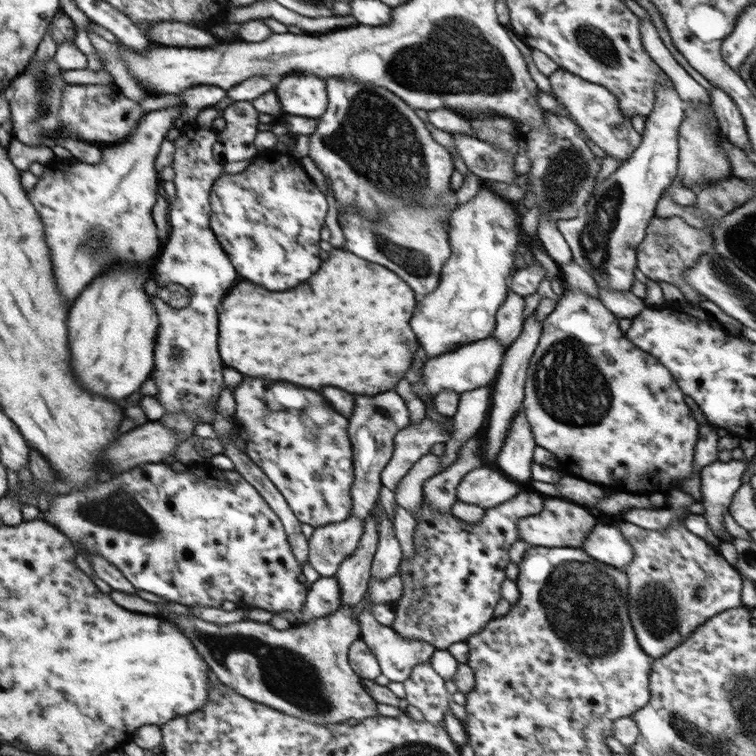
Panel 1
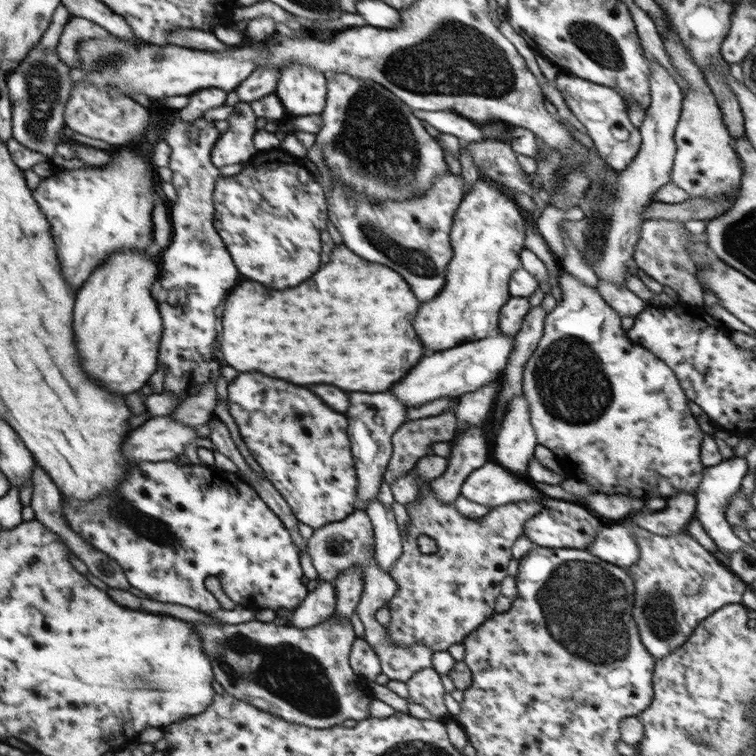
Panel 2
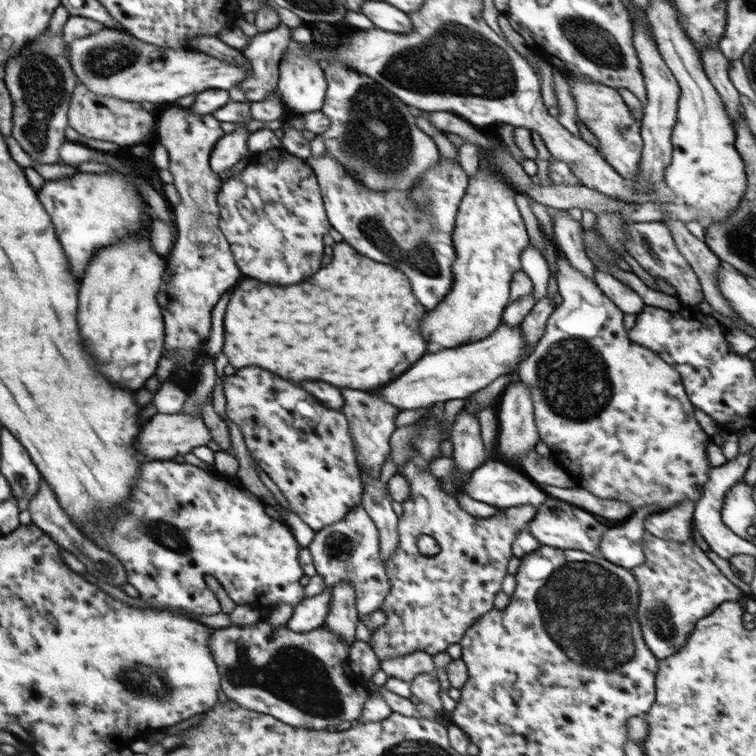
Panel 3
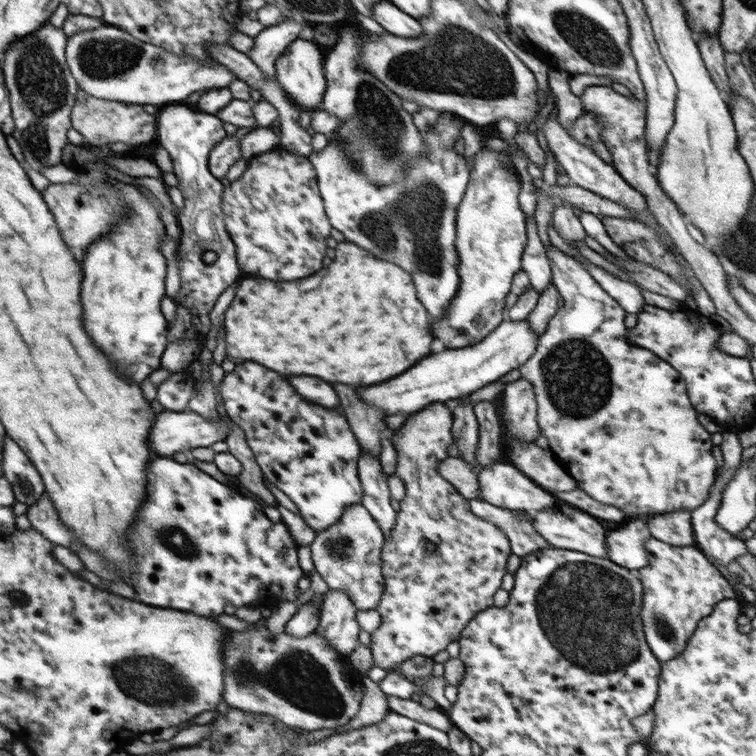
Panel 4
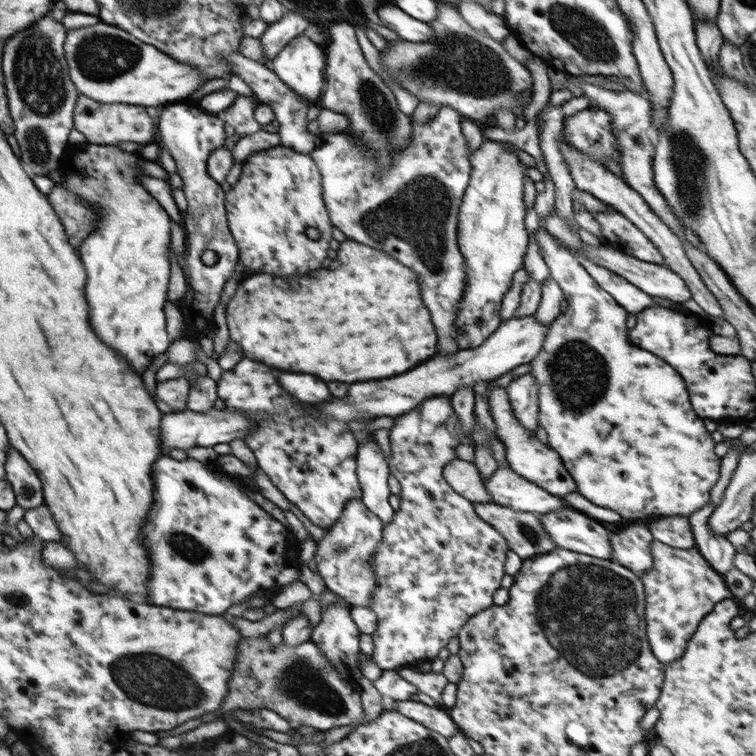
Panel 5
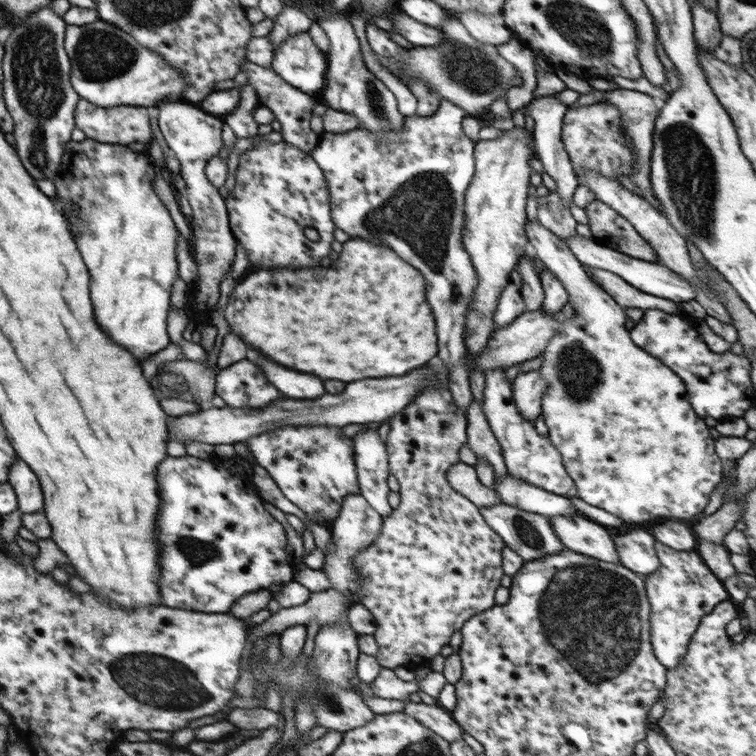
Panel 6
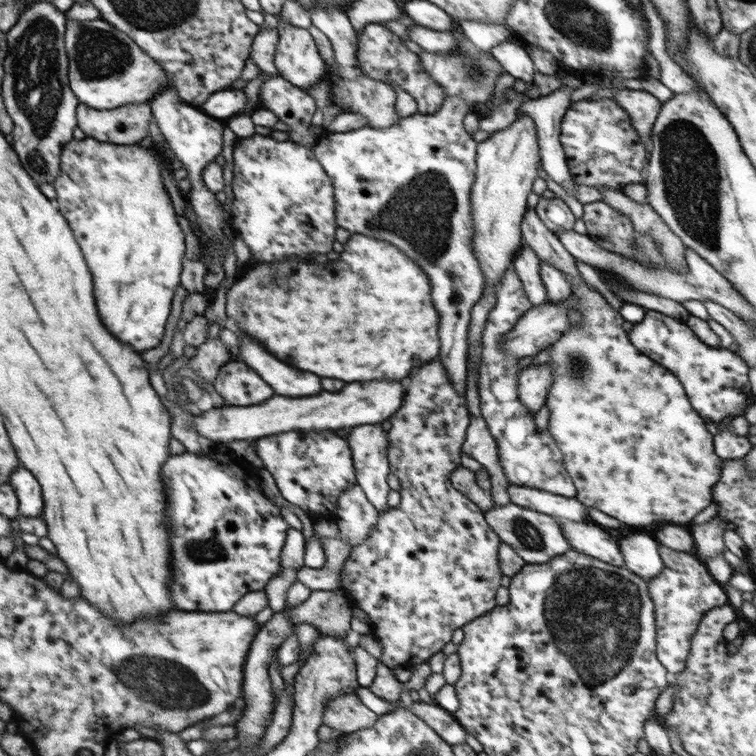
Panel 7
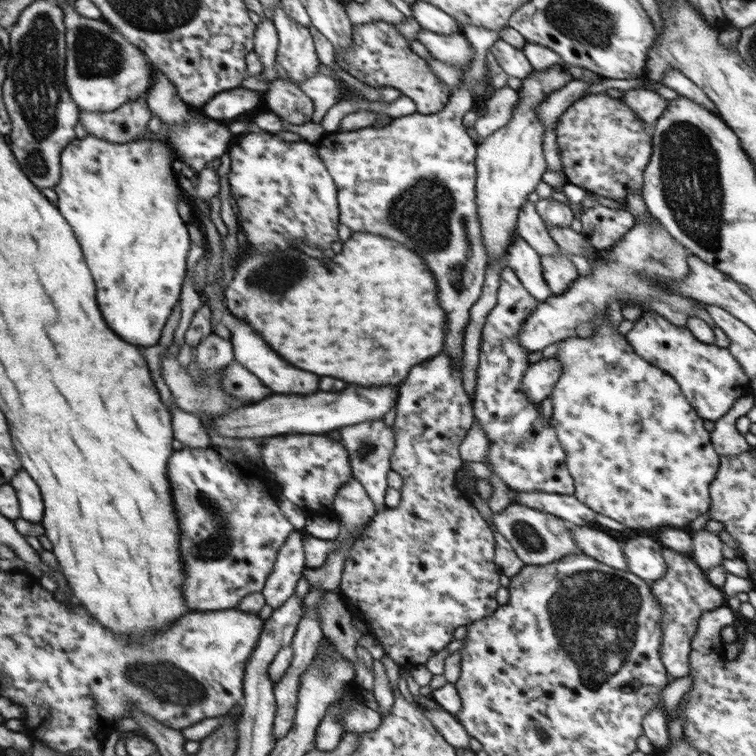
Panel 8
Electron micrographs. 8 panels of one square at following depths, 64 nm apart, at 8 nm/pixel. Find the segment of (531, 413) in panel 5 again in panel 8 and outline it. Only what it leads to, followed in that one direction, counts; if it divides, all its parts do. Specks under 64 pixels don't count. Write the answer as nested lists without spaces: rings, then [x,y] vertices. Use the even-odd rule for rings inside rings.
[[[556,356],[541,359],[529,366],[522,377],[522,386],[527,398],[534,404],[540,404],[549,397],[562,372],[562,363]]]

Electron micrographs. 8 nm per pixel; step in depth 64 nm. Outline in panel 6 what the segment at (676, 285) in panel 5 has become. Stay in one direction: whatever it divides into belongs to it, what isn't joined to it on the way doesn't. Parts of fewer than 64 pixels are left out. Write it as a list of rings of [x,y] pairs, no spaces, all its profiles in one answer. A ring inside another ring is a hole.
[[[580,235],[571,236],[567,238],[566,244],[571,248],[574,256],[584,265],[603,268],[621,276],[625,282],[630,286],[634,286],[637,290],[645,294],[652,294],[659,298],[666,298],[667,300],[681,304],[691,300],[696,300],[696,291],[690,284],[690,281],[682,278],[667,266],[660,262],[646,262],[645,260],[638,260],[628,256],[627,254],[615,251],[614,249],[600,246],[596,244],[593,239],[586,239]]]

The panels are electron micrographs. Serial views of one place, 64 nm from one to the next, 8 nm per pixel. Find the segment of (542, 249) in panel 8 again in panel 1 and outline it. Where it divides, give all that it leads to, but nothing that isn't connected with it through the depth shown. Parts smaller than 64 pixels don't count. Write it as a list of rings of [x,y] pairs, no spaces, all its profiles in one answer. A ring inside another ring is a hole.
[[[562,282],[564,295],[556,304],[556,308],[543,322],[542,335],[539,344],[530,360],[525,380],[525,395],[523,409],[530,424],[532,435],[536,444],[555,454],[558,470],[562,470],[568,477],[576,477],[599,484],[614,493],[636,493],[649,496],[651,492],[669,494],[674,492],[682,479],[688,478],[692,473],[695,446],[700,434],[699,424],[690,412],[688,404],[684,401],[685,394],[680,390],[672,373],[666,369],[652,355],[639,350],[619,327],[619,319],[602,305],[599,299],[590,297],[582,291],[574,291],[570,284]]]

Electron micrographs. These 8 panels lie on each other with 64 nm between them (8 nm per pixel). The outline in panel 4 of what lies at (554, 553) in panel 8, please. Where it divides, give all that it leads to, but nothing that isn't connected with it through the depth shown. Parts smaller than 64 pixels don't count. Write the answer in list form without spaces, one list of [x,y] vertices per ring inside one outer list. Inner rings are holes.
[[[468,499],[469,509],[472,514],[493,522],[499,526],[509,538],[511,552],[522,558],[537,550],[550,547],[550,544],[536,532],[533,527],[532,514],[521,514],[507,508],[494,506],[482,499]]]

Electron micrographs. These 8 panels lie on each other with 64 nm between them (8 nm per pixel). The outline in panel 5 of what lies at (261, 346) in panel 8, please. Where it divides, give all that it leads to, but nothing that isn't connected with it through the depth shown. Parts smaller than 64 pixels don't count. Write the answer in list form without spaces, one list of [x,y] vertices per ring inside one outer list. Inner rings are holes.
[[[282,372],[278,380],[298,400],[320,404],[320,402],[328,402],[332,398],[326,382],[322,382],[320,378],[314,378],[312,374],[288,374],[288,372]]]

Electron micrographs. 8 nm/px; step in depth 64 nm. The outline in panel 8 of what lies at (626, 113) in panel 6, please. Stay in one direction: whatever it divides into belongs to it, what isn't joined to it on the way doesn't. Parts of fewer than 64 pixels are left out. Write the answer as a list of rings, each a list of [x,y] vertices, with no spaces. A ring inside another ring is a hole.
[[[647,88],[625,91],[620,99],[637,114],[642,122],[650,126],[665,112],[670,102]]]

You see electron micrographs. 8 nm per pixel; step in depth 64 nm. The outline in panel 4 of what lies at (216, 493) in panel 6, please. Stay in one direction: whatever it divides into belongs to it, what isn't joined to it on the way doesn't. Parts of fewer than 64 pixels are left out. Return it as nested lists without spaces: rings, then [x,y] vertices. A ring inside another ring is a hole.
[[[156,457],[158,460],[149,462],[146,468],[146,496],[142,501],[142,506],[138,510],[138,514],[134,517],[134,524],[129,526],[127,537],[129,538],[129,546],[134,555],[134,563],[136,563],[137,573],[133,576],[131,586],[137,593],[137,599],[150,606],[158,608],[172,608],[181,611],[188,611],[204,617],[214,617],[224,613],[226,604],[233,604],[235,607],[244,605],[259,605],[269,601],[274,603],[278,598],[283,598],[286,601],[294,601],[299,596],[297,587],[298,581],[306,574],[303,568],[299,566],[297,556],[297,542],[290,534],[289,528],[279,521],[274,523],[266,517],[264,507],[260,505],[254,498],[250,498],[250,494],[246,494],[246,490],[242,490],[242,483],[239,477],[236,478],[214,478],[214,474],[207,474],[198,469],[192,463],[179,463],[172,457]]]

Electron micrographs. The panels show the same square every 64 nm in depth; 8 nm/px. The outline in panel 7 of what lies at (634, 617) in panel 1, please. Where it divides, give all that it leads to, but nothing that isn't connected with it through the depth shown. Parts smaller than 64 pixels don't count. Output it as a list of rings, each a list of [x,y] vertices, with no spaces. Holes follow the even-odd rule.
[[[667,546],[658,547],[661,562],[664,564],[662,572],[648,580],[647,589],[654,603],[656,625],[656,654],[658,660],[665,666],[668,673],[678,674],[685,669],[685,662],[691,647],[691,638],[697,631],[700,619],[713,608],[728,603],[727,592],[718,581],[709,574],[707,566],[691,552],[677,551]]]

